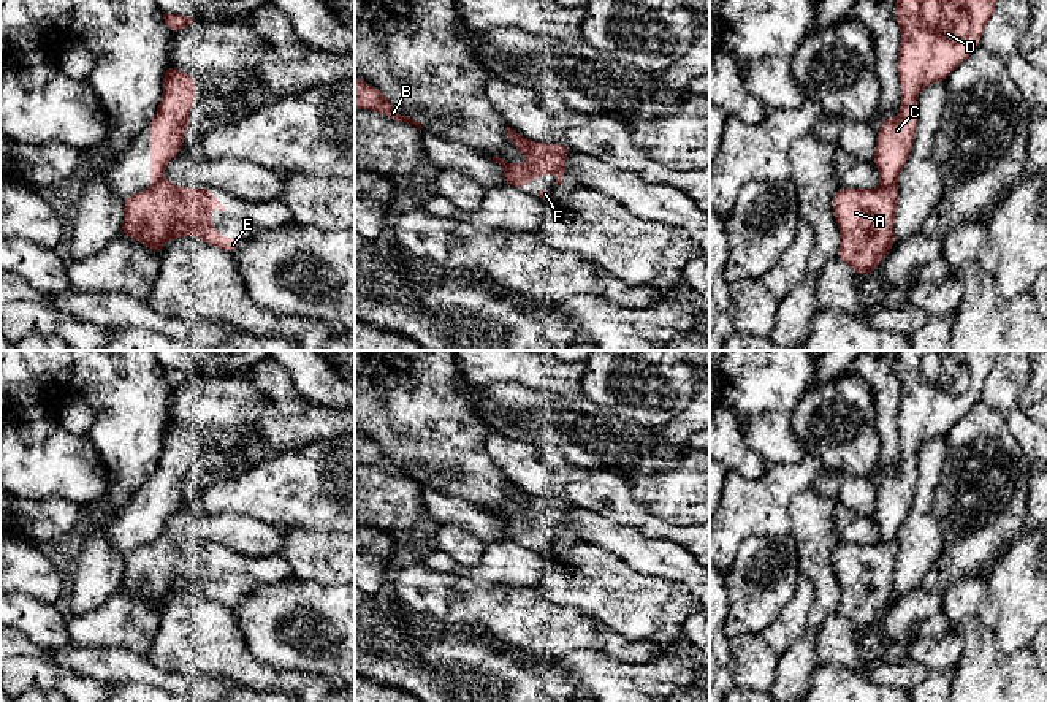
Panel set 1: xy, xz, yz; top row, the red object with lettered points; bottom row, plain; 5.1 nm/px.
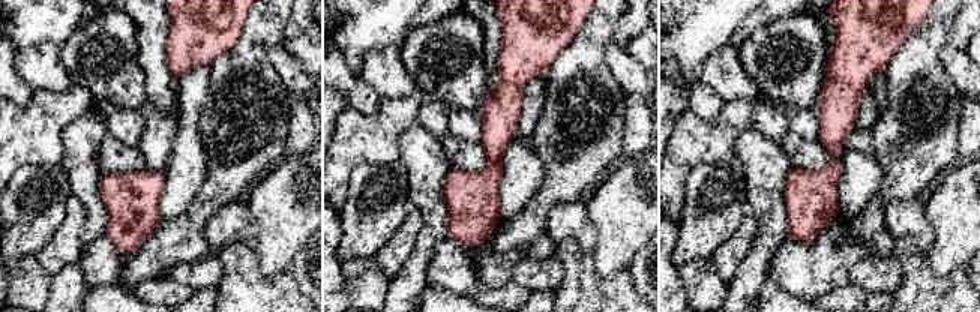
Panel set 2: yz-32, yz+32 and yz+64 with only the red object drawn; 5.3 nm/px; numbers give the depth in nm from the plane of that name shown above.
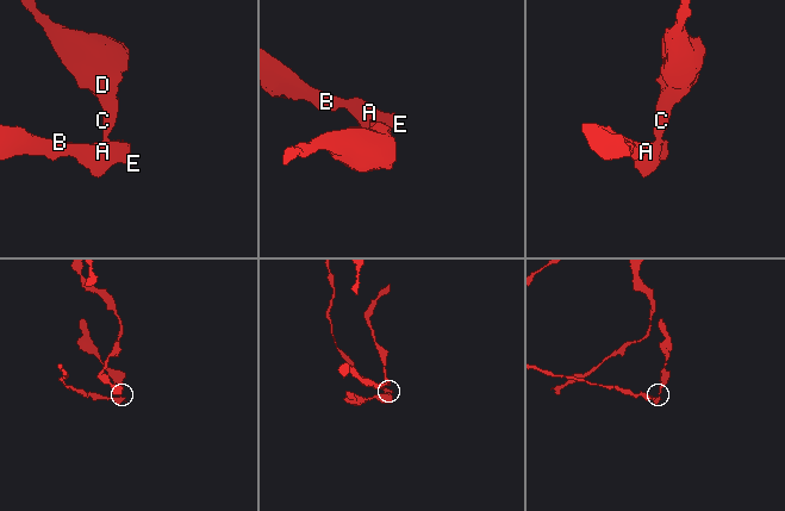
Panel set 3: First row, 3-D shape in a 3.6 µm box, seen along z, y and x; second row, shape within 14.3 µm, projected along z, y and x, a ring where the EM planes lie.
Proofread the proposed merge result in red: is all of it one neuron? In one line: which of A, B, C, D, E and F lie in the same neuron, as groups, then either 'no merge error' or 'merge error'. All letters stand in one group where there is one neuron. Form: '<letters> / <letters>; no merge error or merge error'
A B E F / C D; merge error

